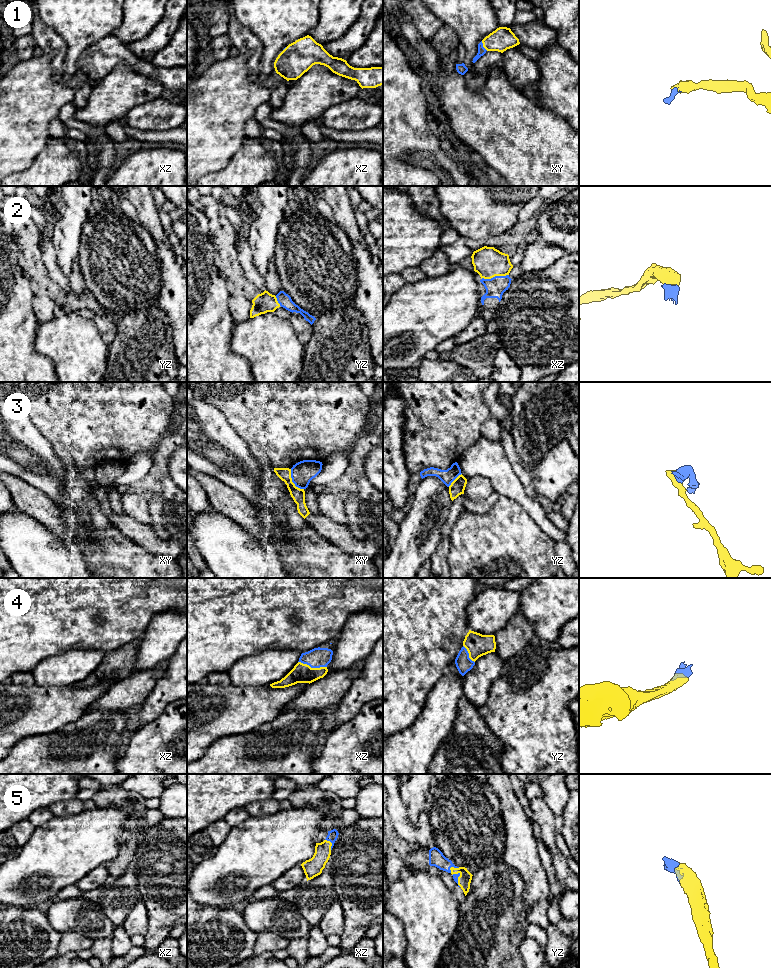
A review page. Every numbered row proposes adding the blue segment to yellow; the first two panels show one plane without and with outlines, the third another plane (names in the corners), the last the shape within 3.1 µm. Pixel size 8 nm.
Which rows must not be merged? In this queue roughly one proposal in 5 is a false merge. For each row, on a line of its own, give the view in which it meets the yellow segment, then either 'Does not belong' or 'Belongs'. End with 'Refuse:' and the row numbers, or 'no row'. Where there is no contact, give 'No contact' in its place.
1: Touches yellow in xy. Belongs
2: Touches yellow in xz. Belongs
3: Touches yellow in xy. Does not belong
4: Touches yellow in xz. Belongs
5: Touches yellow in yz. Belongs
Refuse: 3

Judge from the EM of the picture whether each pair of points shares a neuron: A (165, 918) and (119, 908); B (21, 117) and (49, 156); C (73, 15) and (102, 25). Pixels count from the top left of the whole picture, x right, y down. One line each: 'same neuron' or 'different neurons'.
A: different neurons
B: different neurons
C: same neuron

